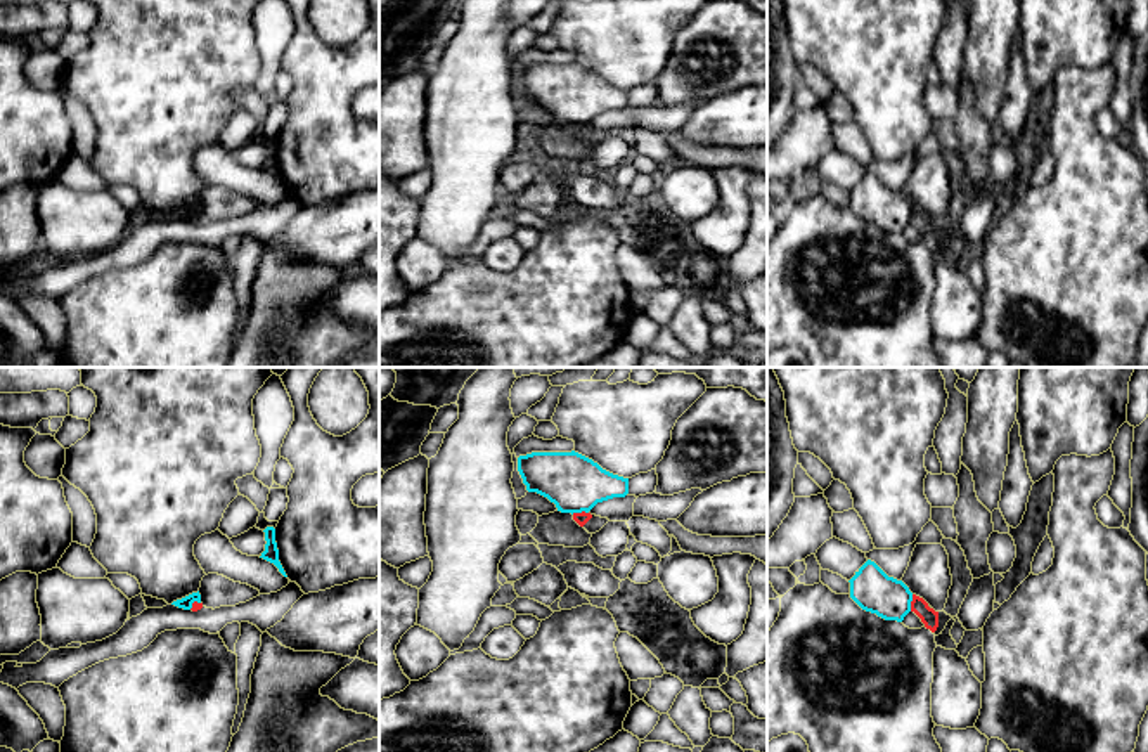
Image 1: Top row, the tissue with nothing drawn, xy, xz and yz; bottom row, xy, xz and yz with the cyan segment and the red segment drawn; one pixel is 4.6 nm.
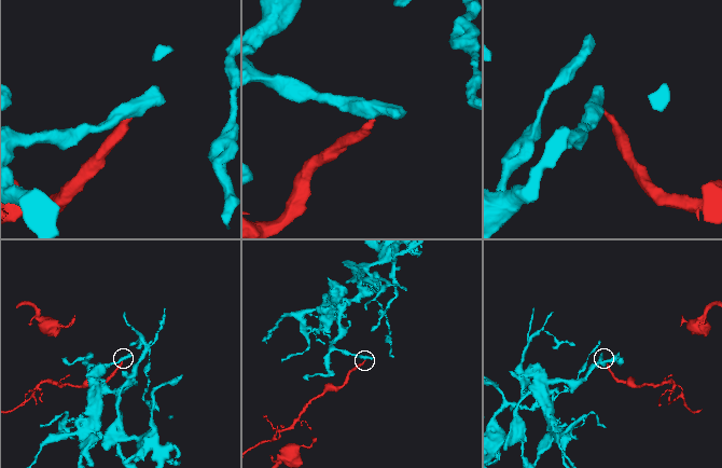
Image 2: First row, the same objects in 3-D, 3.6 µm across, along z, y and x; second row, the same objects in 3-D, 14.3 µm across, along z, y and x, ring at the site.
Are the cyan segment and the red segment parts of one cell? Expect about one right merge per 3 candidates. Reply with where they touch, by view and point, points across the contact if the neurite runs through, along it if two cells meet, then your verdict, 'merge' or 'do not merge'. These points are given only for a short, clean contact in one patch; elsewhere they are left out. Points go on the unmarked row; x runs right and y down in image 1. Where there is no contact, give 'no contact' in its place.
contact yz (909, 215); border yz (913, 207), (909, 222); do not merge

